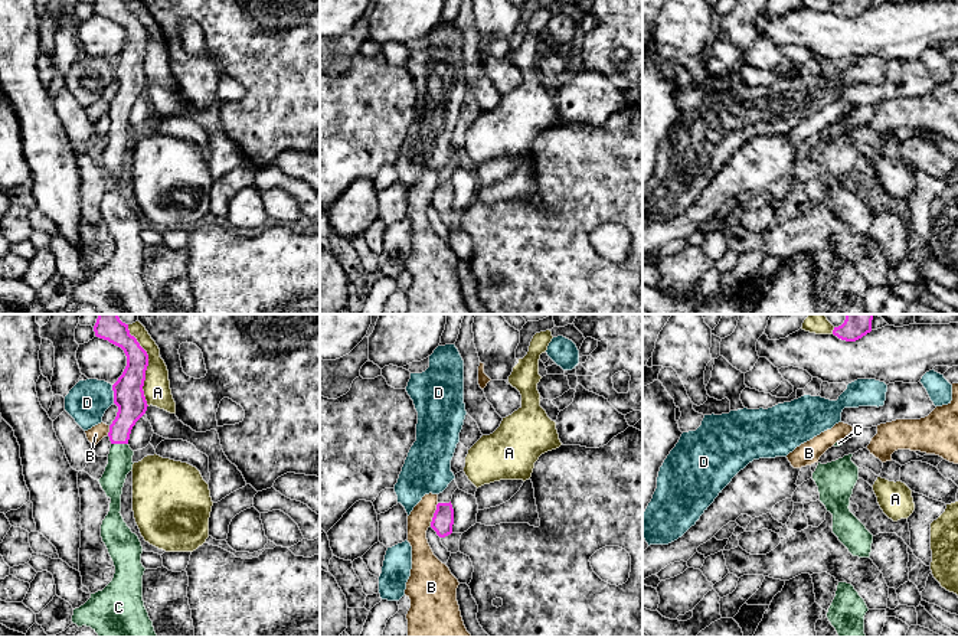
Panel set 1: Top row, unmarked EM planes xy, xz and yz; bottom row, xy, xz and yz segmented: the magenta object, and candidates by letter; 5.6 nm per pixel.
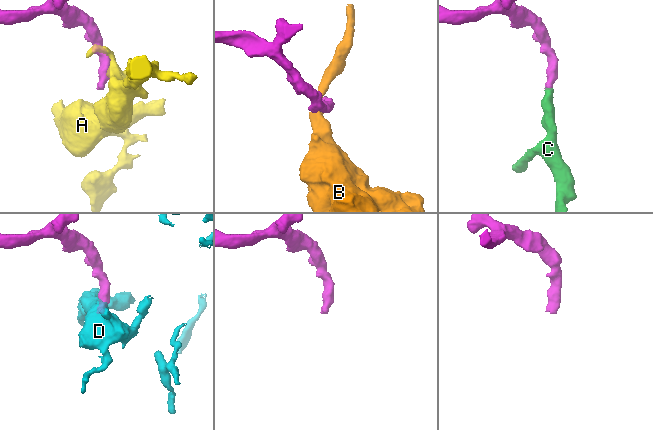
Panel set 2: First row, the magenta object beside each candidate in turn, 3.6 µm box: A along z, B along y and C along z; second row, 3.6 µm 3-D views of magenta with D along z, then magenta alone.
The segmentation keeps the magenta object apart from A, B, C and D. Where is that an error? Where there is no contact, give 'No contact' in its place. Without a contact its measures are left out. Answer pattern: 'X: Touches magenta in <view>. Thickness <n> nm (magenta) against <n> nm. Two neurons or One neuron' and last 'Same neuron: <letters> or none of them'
A: Touches magenta in xy. Thickness 170 nm (magenta) against 150 nm. Two neurons
B: Touches magenta in xz. Thickness 120 nm (magenta) against 130 nm. Two neurons
C: Touches magenta in xy. Thickness 160 nm (magenta) against 140 nm. One neuron
D: Touches magenta in xy. Thickness 170 nm (magenta) against 220 nm. Two neurons
Same neuron: C

